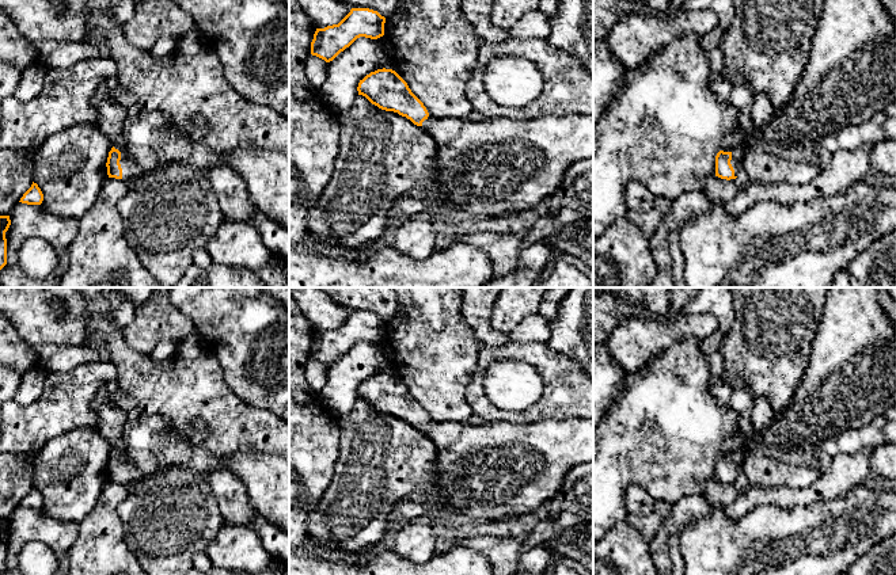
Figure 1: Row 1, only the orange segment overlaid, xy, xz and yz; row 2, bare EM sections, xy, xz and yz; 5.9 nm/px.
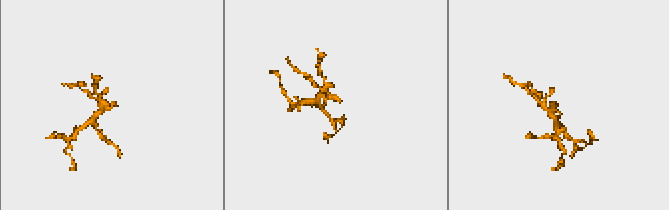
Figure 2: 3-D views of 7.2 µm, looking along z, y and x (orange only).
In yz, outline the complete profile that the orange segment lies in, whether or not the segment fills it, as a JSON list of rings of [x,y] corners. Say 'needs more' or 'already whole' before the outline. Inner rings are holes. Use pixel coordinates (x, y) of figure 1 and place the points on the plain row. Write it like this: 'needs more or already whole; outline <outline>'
needs more; outline [[[828,288],[821,321],[817,327],[809,362],[787,410],[732,456],[715,460],[715,480],[740,481],[740,467],[753,445],[774,445],[783,454],[804,445],[819,446],[848,429],[859,430],[876,416],[886,416],[896,403],[896,324],[878,301],[876,288]]]

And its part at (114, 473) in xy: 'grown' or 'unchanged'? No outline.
grown

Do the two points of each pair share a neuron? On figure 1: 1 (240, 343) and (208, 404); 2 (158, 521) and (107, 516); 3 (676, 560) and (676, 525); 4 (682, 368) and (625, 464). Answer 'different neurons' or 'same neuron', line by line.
1: different neurons
2: different neurons
3: different neurons
4: same neuron

